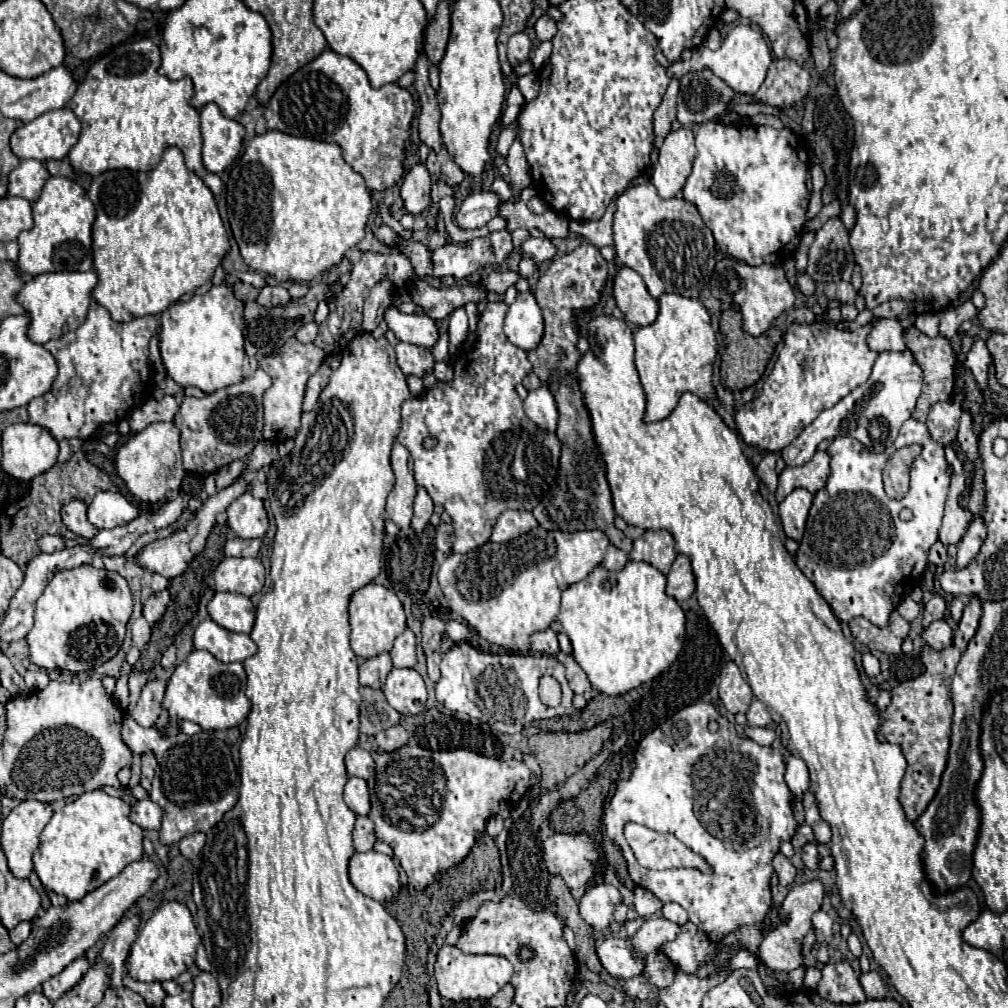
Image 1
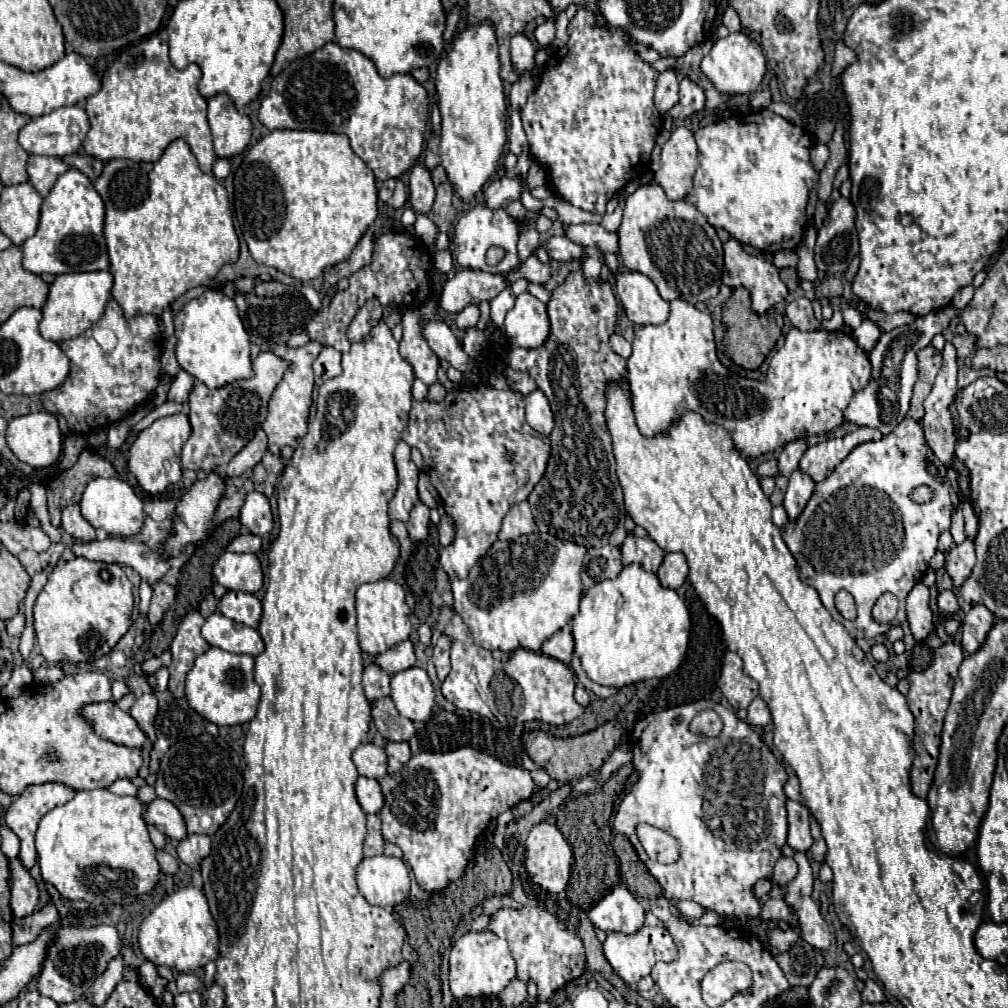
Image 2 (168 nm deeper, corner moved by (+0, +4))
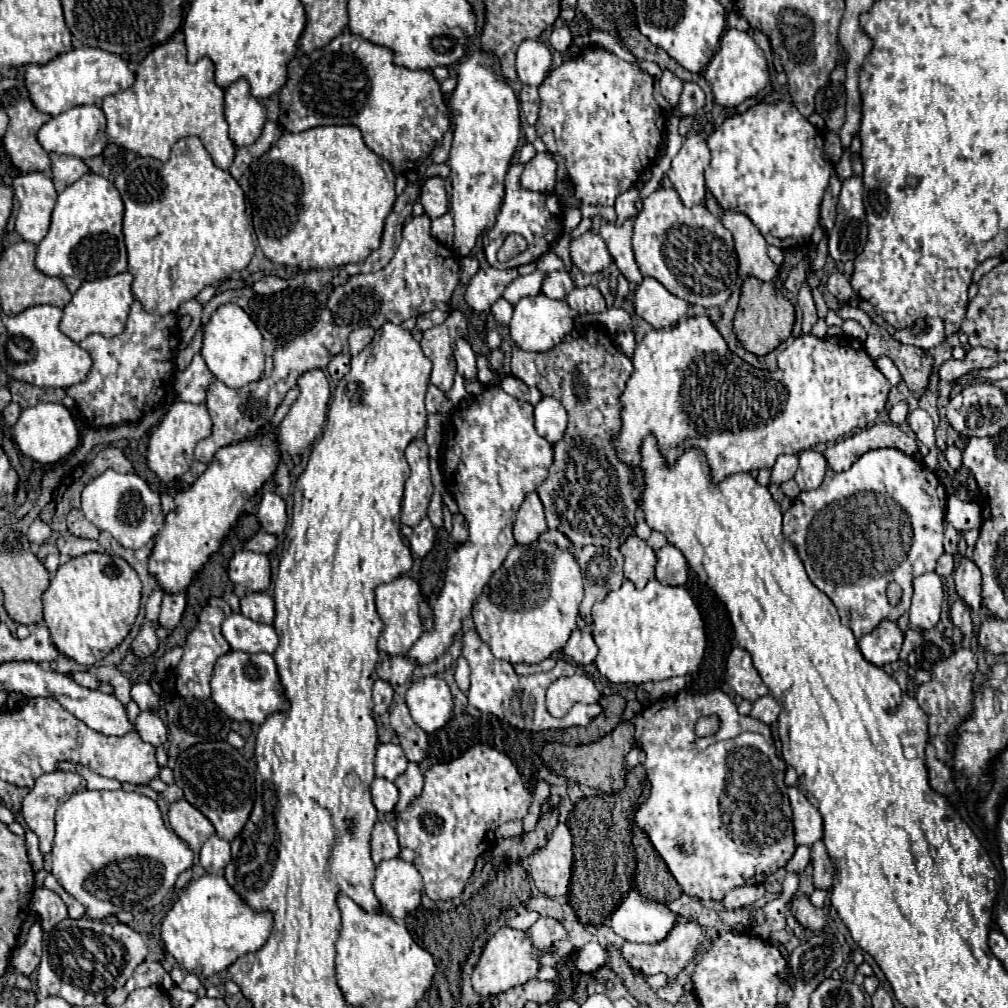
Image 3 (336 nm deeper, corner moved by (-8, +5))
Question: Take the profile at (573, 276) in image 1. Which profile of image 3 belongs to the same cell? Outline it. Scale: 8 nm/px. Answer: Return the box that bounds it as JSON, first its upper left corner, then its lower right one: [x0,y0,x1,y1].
[511,325,639,549]

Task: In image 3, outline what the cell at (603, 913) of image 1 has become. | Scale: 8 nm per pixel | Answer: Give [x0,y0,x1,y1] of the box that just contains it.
[611,891,675,943]

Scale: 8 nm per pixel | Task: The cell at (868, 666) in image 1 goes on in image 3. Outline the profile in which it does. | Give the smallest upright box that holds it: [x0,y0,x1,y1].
[859,621,903,667]

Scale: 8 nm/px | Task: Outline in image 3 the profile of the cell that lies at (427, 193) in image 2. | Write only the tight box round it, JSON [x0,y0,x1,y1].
[421,177,449,219]

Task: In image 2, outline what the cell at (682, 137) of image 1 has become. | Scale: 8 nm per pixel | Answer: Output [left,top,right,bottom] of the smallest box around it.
[655,126,697,200]

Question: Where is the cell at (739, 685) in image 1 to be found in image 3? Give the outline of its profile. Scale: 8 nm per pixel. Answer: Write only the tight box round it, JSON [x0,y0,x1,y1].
[727,647,769,703]

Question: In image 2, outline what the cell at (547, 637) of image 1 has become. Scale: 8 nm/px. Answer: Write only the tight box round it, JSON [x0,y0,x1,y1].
[543,630,575,664]

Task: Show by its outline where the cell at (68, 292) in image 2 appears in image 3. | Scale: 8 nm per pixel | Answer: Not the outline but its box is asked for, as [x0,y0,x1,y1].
[59,273,133,343]

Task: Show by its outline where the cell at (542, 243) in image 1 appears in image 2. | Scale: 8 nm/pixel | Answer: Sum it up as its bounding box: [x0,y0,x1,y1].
[545,236,585,262]

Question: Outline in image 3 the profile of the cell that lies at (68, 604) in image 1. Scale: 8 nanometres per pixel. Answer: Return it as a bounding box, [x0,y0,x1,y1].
[43,553,141,665]

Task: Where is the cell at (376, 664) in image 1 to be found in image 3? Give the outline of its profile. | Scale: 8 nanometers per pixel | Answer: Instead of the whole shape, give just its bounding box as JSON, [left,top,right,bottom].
[373,679,393,715]

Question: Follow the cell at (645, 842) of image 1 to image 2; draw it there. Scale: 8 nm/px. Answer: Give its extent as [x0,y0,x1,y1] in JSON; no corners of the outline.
[637,824,679,862]

